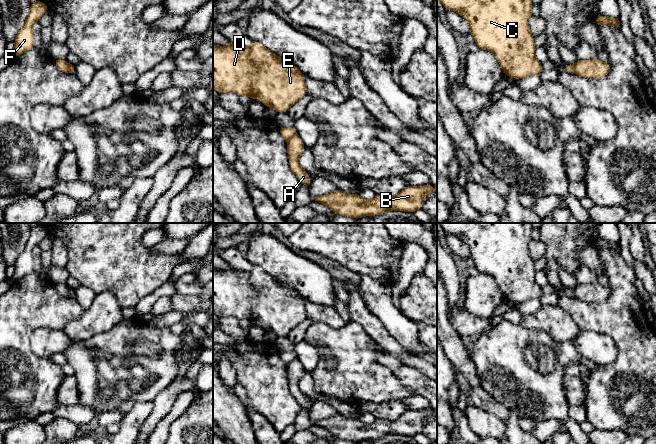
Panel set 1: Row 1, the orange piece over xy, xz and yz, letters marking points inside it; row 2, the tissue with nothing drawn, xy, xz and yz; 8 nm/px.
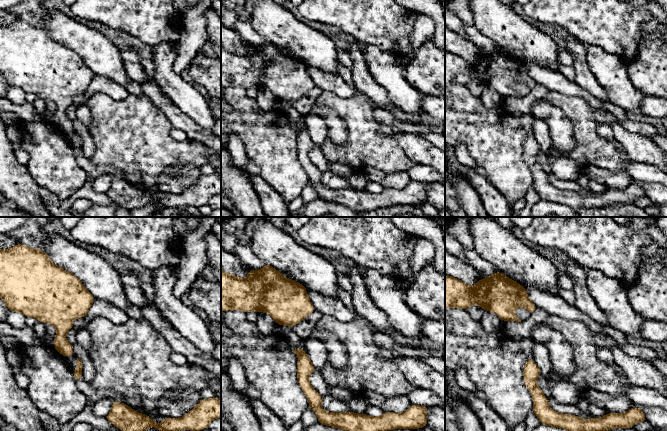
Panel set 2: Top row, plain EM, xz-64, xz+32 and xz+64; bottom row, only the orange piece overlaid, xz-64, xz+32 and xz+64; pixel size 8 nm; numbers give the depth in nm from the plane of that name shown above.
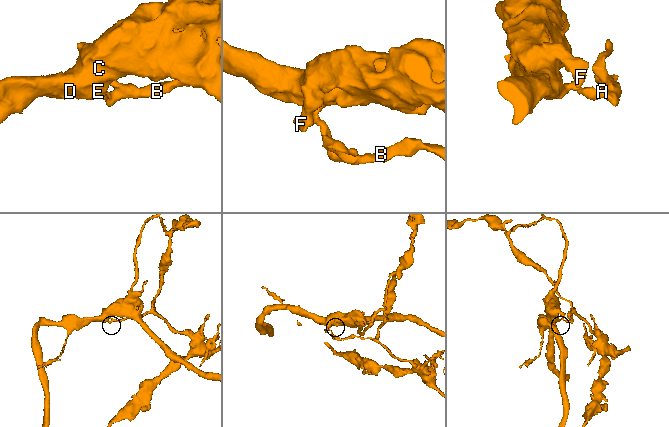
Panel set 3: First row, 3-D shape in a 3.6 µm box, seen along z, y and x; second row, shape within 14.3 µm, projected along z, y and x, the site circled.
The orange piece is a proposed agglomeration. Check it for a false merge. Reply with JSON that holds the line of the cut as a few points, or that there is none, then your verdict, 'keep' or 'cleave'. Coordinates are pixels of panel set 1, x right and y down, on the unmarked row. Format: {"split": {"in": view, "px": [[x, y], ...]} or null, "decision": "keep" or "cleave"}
{"split": {"in": "xz", "px": [[296, 358], [287, 364]]}, "decision": "cleave"}

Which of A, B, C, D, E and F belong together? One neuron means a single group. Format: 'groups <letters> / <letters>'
groups A B / C D E F

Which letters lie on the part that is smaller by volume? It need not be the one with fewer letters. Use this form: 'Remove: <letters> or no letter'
Remove: A, B

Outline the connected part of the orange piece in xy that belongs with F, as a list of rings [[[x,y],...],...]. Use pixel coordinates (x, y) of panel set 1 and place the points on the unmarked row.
[[[40,224],[31,228],[26,246],[15,261],[15,272],[12,281],[22,279],[34,272],[33,249],[47,236],[49,236],[48,231]]]

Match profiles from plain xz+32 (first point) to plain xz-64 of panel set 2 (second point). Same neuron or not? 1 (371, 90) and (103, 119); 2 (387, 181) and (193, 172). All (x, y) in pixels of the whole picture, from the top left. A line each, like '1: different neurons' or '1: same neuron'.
1: different neurons
2: same neuron

